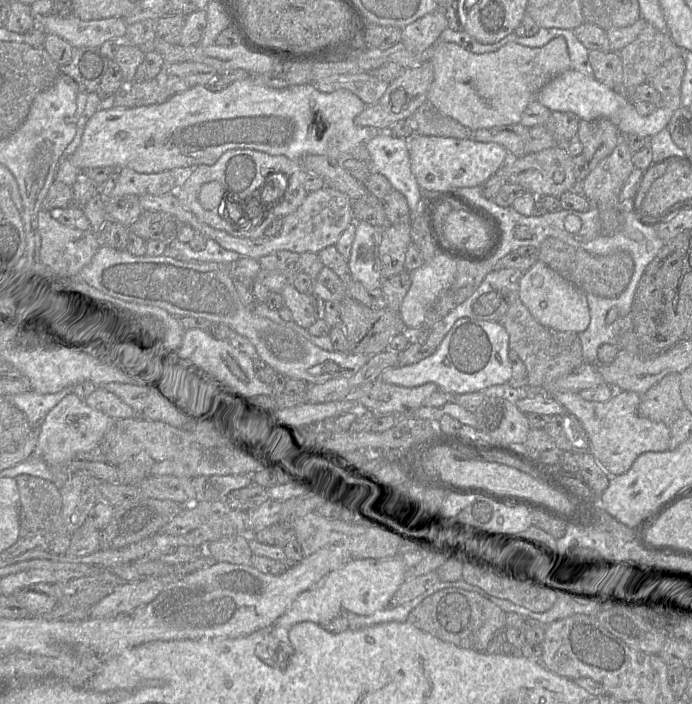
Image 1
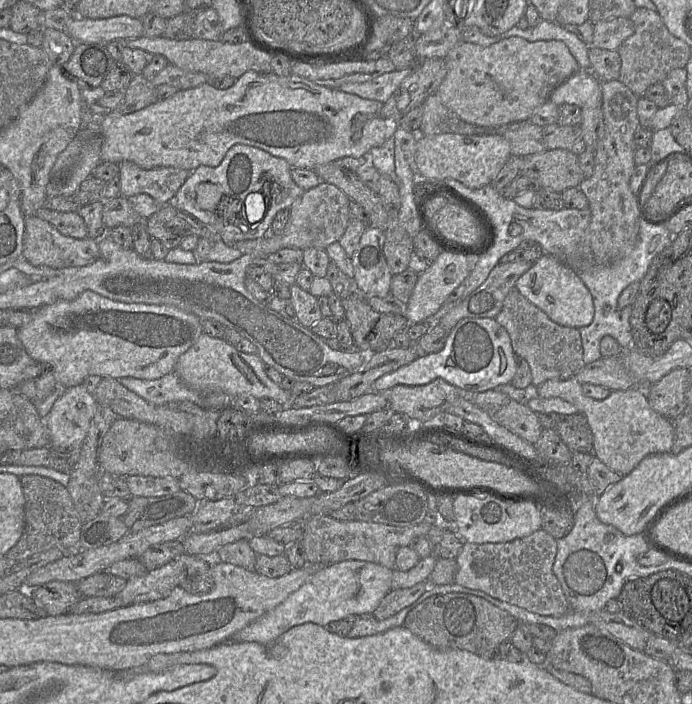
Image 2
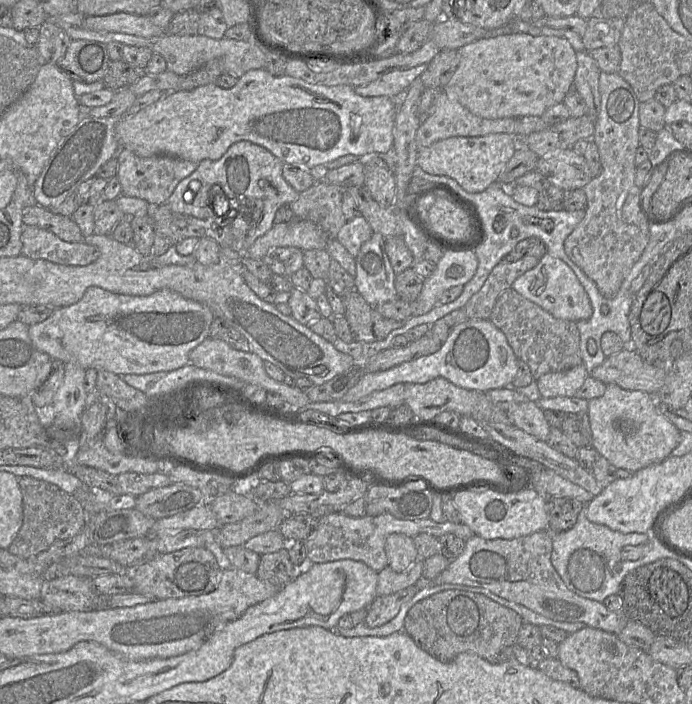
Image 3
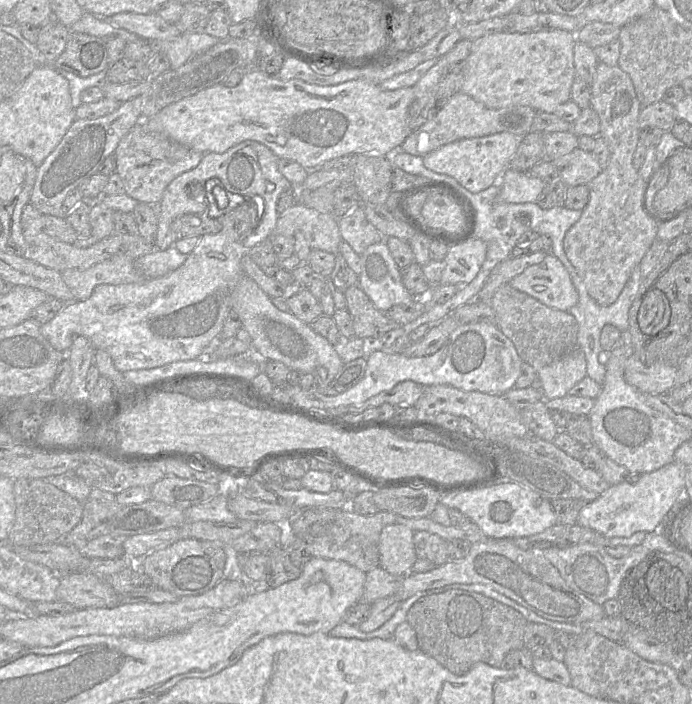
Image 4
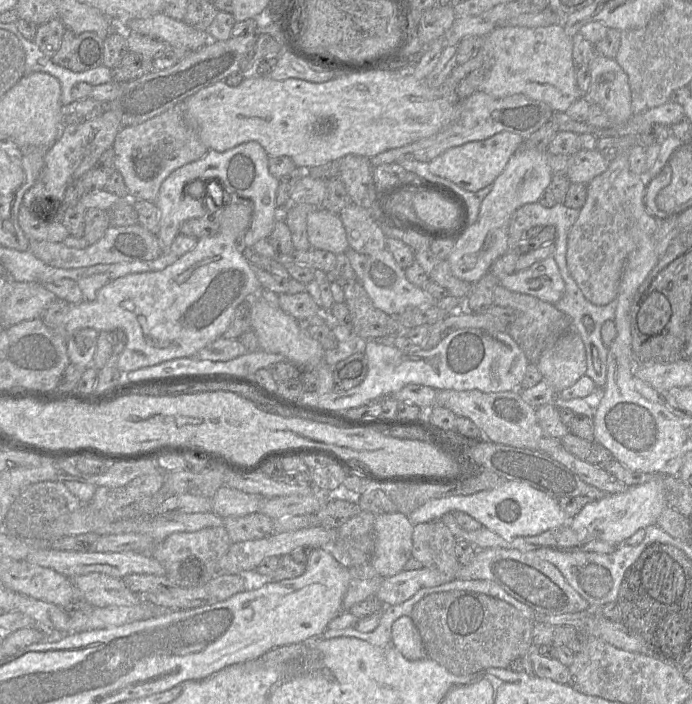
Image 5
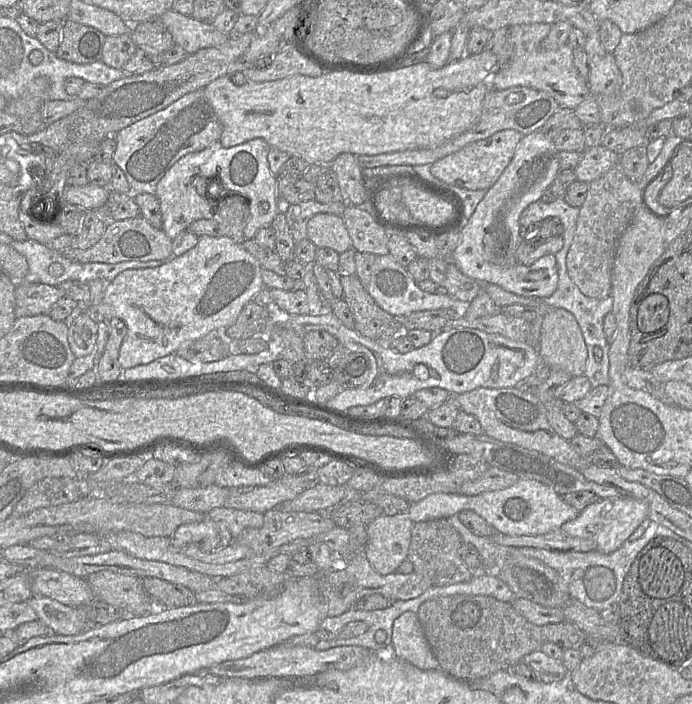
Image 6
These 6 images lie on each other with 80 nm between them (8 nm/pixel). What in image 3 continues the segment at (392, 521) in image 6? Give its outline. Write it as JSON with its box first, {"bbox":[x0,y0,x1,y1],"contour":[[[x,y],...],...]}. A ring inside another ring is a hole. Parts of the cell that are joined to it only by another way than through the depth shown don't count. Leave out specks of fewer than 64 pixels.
{"bbox":[385,534,419,573],"contour":[[[390,534],[386,539],[385,552],[388,567],[398,573],[406,571],[419,559],[413,538],[404,534]]]}

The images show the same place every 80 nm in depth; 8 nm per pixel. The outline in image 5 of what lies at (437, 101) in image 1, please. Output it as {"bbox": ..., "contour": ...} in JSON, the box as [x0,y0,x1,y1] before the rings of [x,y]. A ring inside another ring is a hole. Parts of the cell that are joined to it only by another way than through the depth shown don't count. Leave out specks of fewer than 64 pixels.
{"bbox":[478,24,581,112],"contour":[[[562,24],[546,27],[496,27],[483,37],[482,46],[491,59],[491,68],[478,90],[494,97],[504,98],[513,94],[524,94],[534,100],[548,104],[554,112],[565,112],[571,104],[581,98],[577,87],[575,63],[573,60],[573,40],[563,29]]]}

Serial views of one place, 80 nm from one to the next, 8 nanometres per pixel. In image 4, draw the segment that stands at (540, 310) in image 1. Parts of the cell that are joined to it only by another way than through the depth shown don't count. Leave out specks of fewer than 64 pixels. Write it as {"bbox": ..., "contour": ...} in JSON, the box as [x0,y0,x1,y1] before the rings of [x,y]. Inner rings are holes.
{"bbox":[509,253,578,311],"contour":[[[547,253],[540,263],[528,266],[509,285],[548,307],[562,311],[568,311],[578,301],[569,272],[552,253]]]}

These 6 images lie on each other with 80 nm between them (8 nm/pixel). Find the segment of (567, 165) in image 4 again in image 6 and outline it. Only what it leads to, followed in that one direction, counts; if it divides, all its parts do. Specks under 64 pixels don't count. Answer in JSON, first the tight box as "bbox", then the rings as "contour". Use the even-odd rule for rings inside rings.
{"bbox":[574,145,620,183],"contour":[[[602,145],[587,147],[582,160],[574,169],[577,180],[590,183],[618,165],[620,155]]]}

